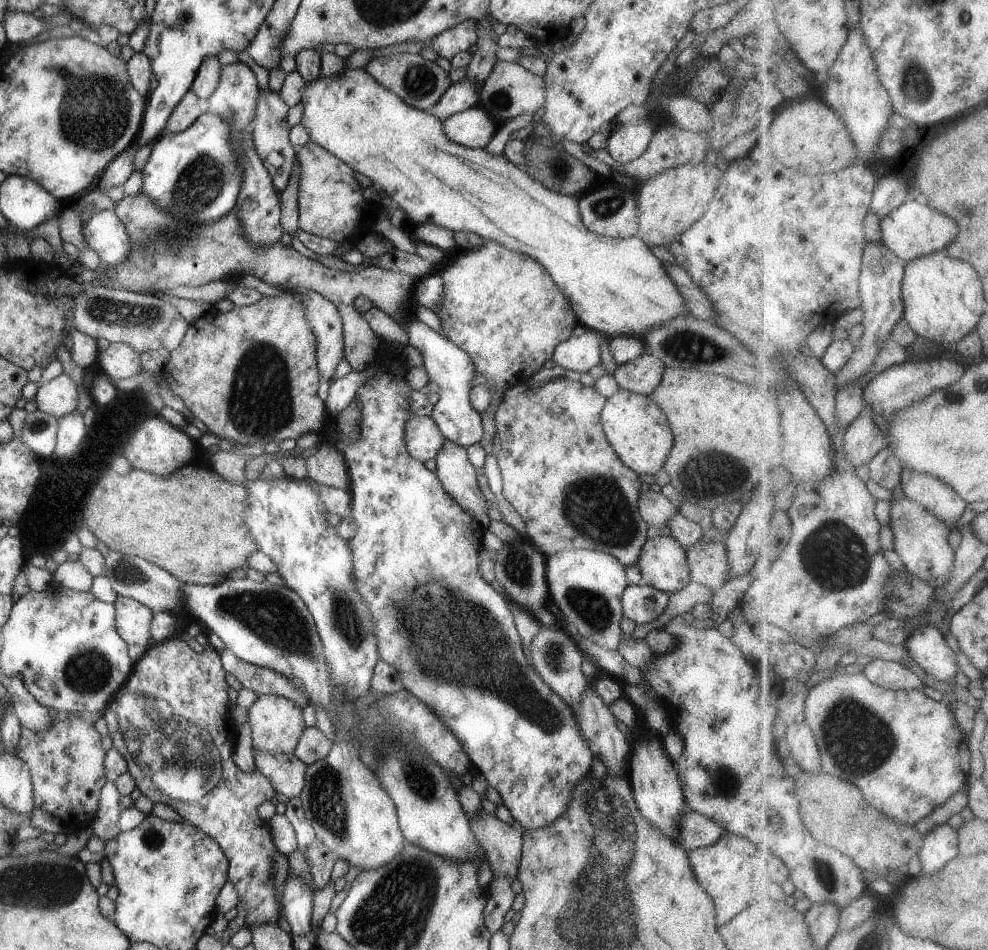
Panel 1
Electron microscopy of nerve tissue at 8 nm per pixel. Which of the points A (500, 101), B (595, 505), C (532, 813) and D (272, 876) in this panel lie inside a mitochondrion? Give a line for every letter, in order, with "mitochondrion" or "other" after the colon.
A: mitochondrion
B: mitochondrion
C: other
D: other

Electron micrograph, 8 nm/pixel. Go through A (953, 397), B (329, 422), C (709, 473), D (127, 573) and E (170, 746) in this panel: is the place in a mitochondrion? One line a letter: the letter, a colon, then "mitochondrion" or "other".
A: mitochondrion
B: other
C: mitochondrion
D: mitochondrion
E: mitochondrion

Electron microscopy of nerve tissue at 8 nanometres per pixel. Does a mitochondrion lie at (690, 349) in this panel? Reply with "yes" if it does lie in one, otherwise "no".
yes

